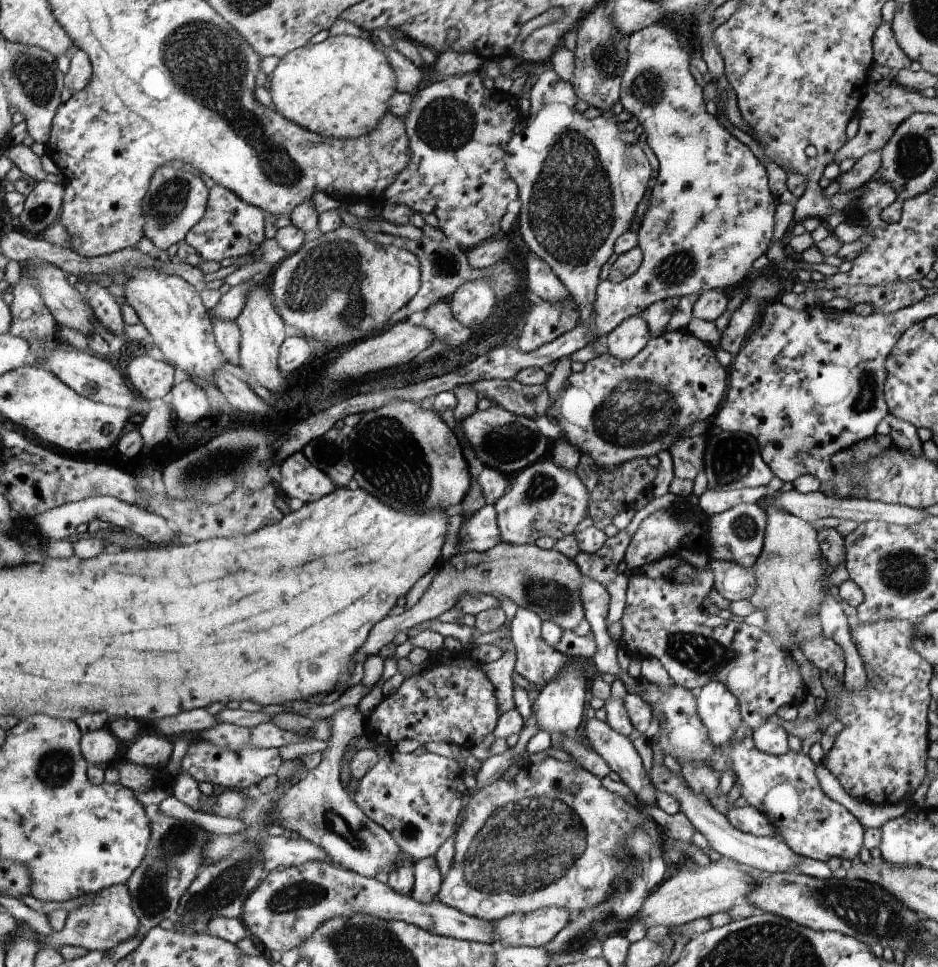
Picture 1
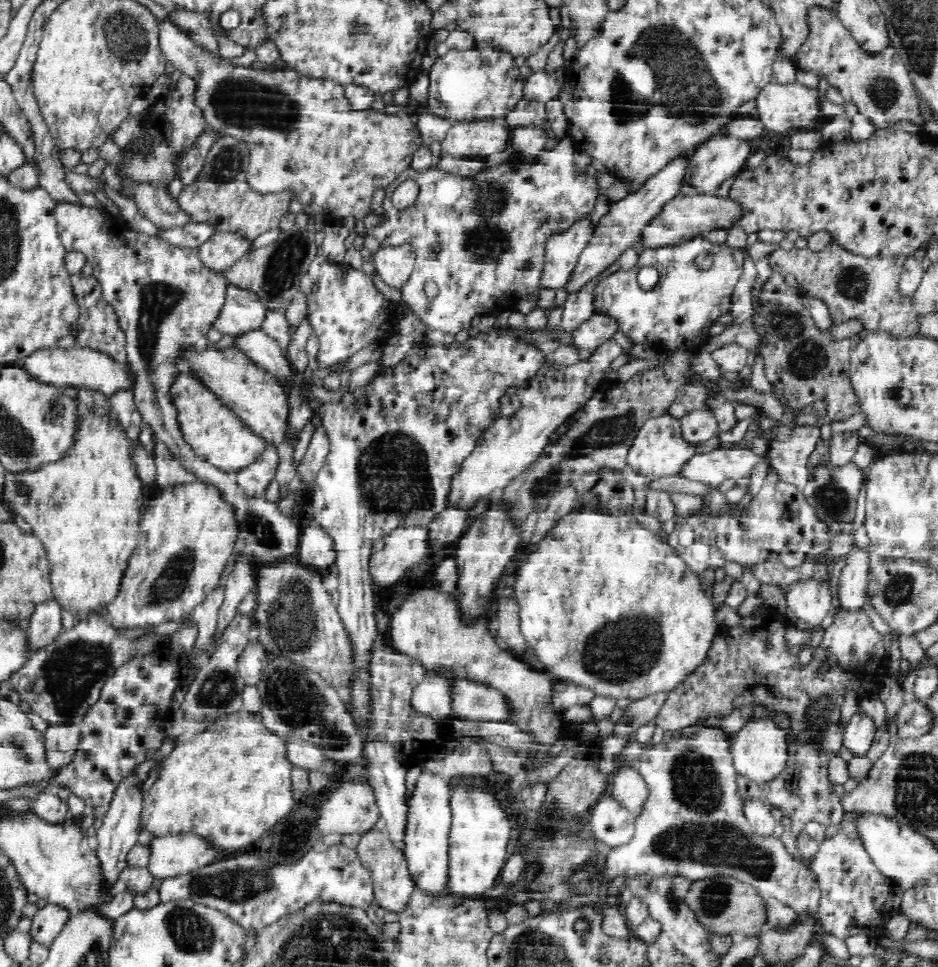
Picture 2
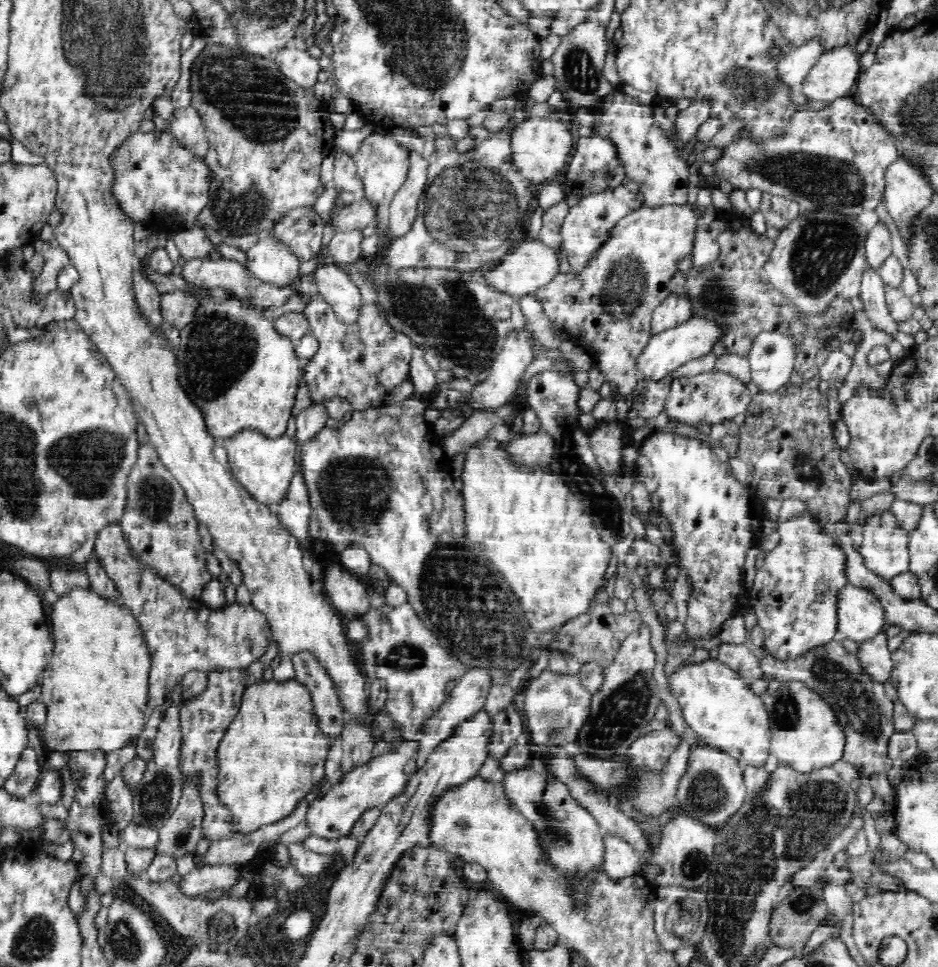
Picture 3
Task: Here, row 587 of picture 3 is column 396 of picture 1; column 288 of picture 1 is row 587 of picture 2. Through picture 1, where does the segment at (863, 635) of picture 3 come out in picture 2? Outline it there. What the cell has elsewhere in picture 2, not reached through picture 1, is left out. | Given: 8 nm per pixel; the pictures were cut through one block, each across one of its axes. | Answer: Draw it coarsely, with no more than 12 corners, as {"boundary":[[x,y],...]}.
{"boundary":[[804,580],[788,588],[788,608],[808,626],[832,610],[830,584]]}

